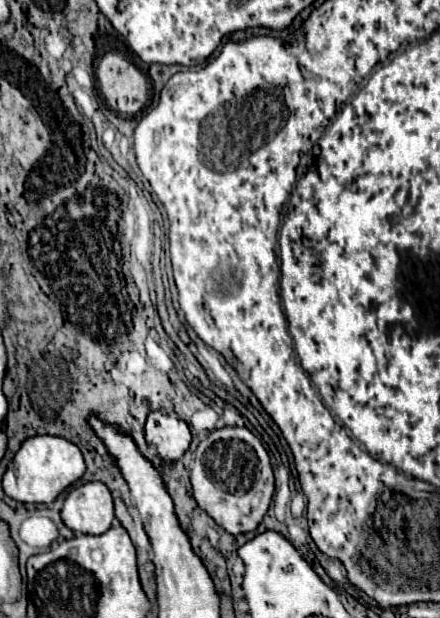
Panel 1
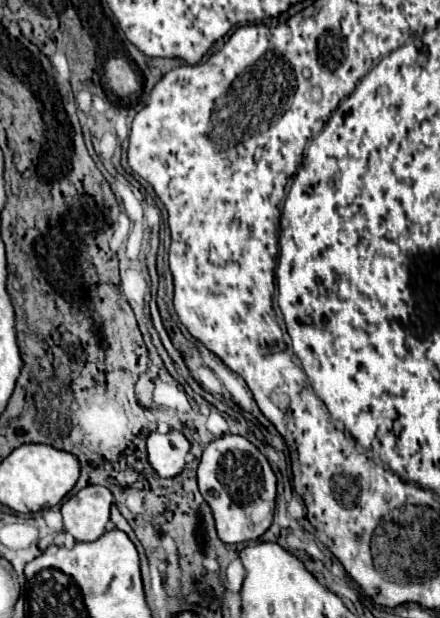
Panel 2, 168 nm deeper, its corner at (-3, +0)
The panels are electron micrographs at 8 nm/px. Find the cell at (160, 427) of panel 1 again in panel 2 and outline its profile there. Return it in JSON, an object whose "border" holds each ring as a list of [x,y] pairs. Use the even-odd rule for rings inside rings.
{"border":[[[152,431],[148,435],[148,461],[160,477],[174,477],[184,469],[190,441],[180,431]]]}

